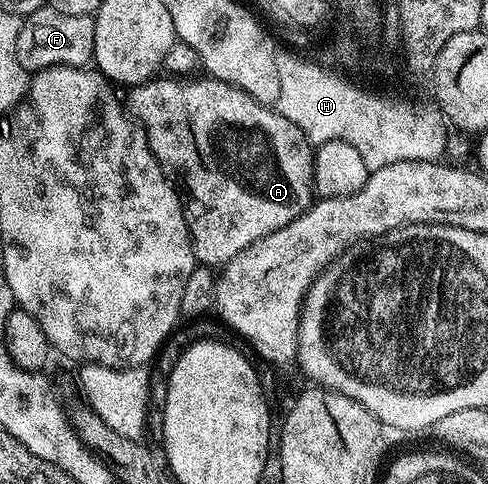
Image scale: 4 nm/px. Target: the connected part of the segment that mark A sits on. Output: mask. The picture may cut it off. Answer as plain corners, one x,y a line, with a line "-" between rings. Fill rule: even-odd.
157,77
149,79
147,83
139,83
136,87
131,88
127,92
126,107
133,120
148,132
148,144
158,161
158,165
164,170
165,175
172,180
182,196
184,216
186,217
188,232
192,238
192,252
197,264
216,269
229,263
235,255
242,253
242,249
246,249
254,241
274,233
280,227
296,222
297,217
312,206
314,202
314,188
312,186
314,147
307,136
304,135
302,129
294,122
288,121
286,117
280,115
271,106
260,103
254,96
248,95
234,85
222,82
221,79
192,77
185,81
180,77
164,78
168,79

